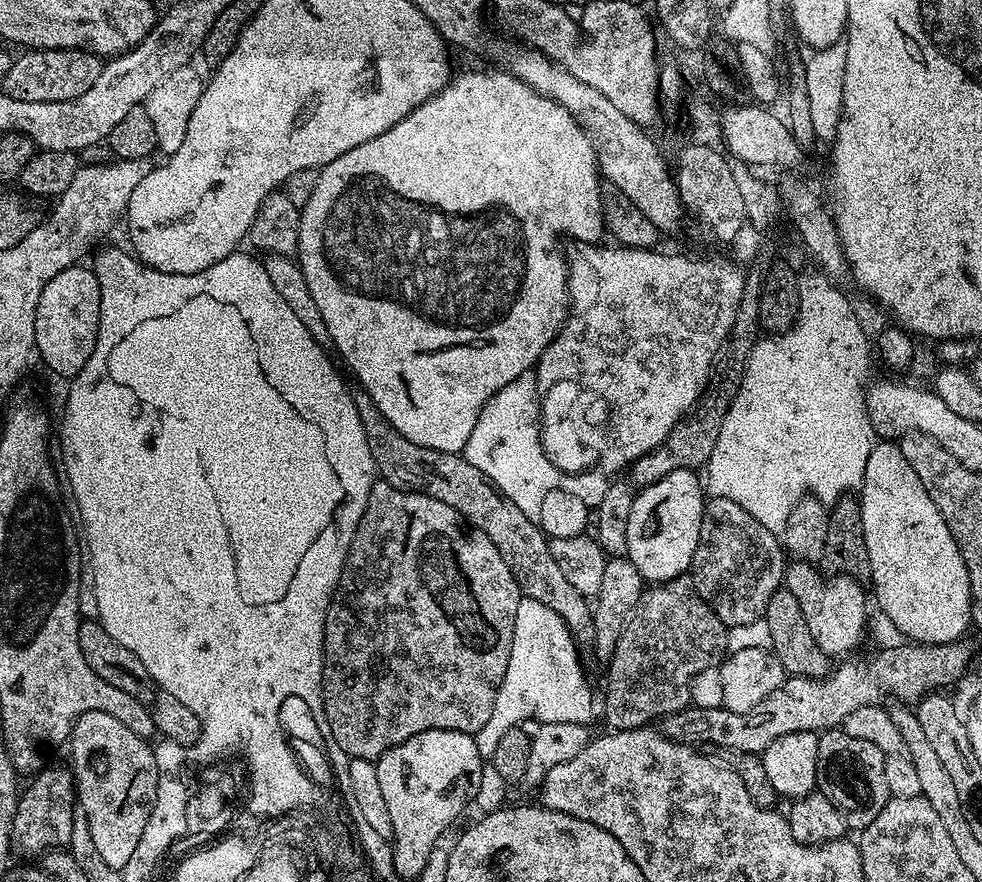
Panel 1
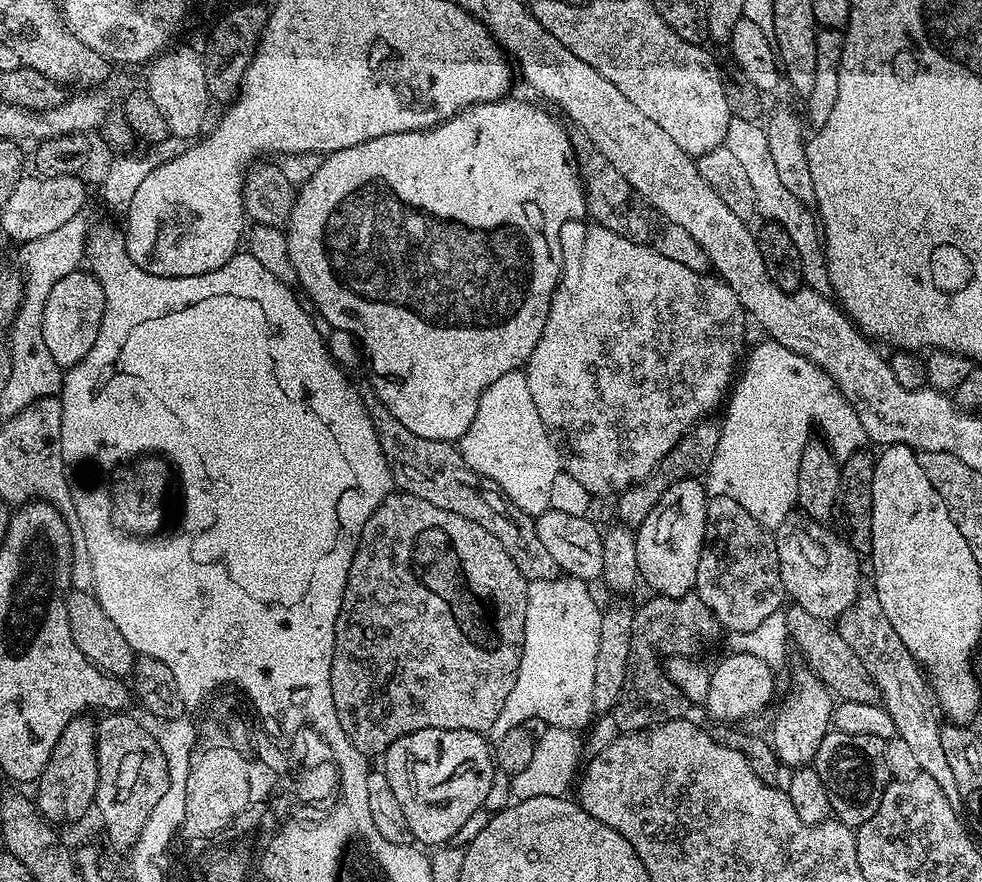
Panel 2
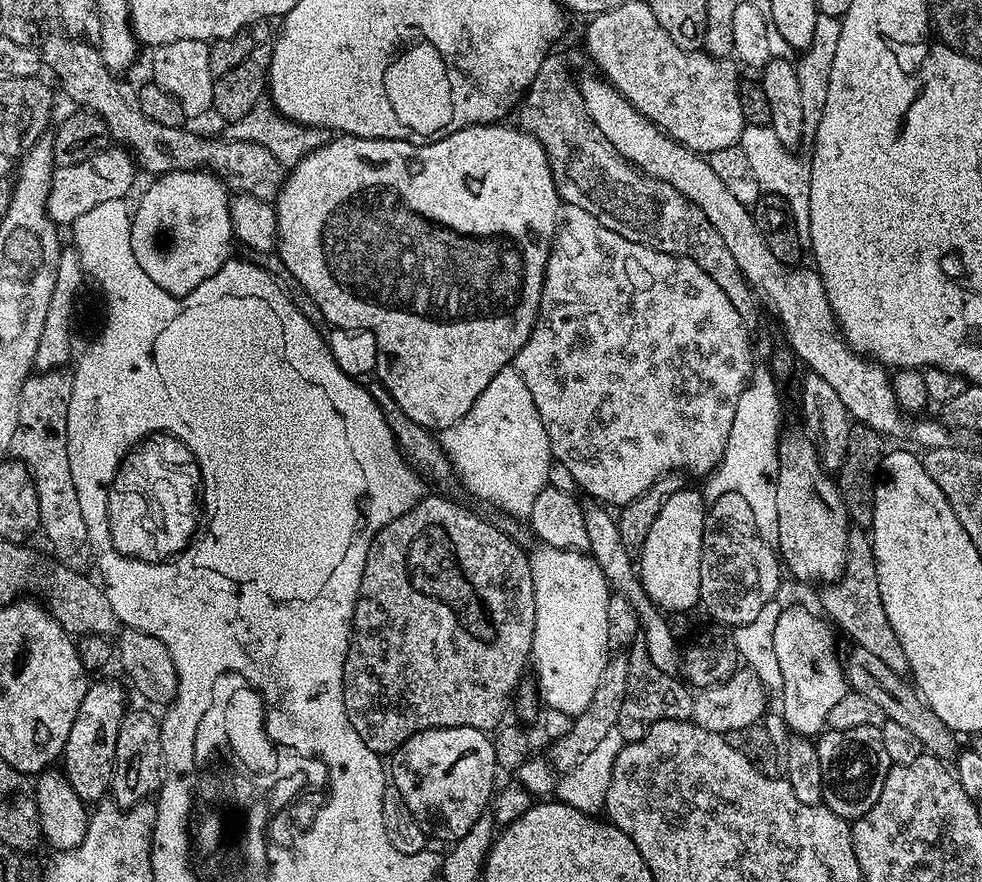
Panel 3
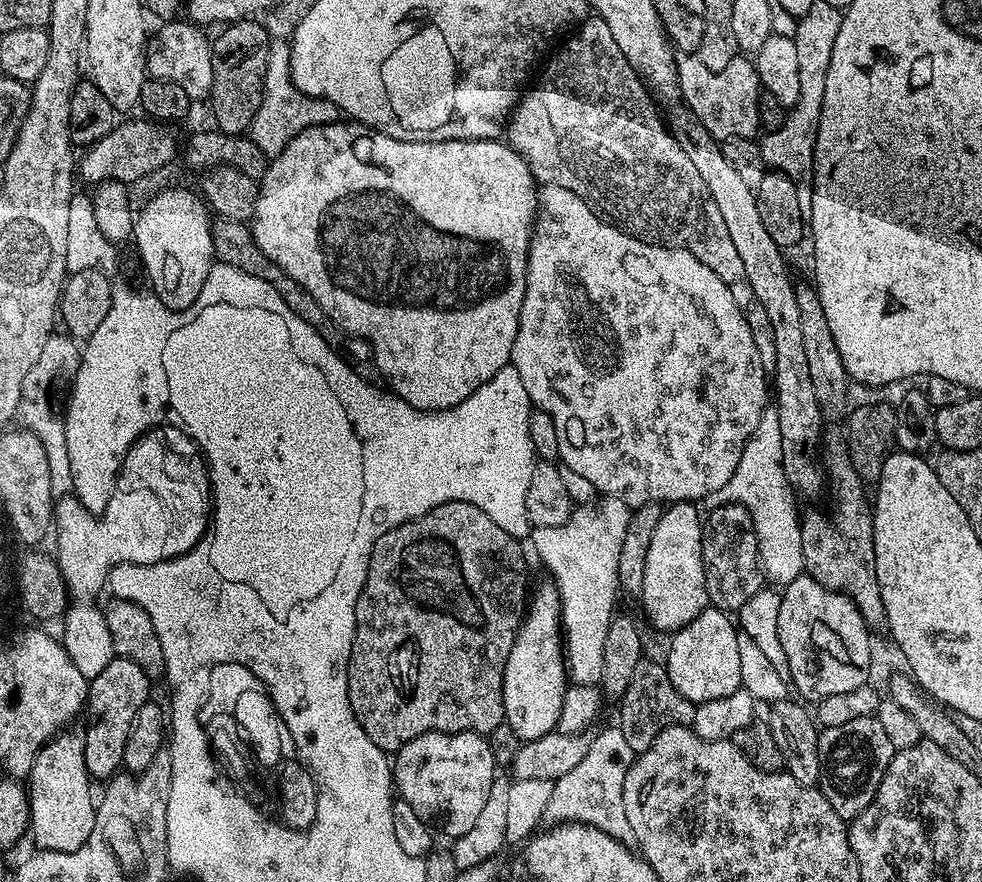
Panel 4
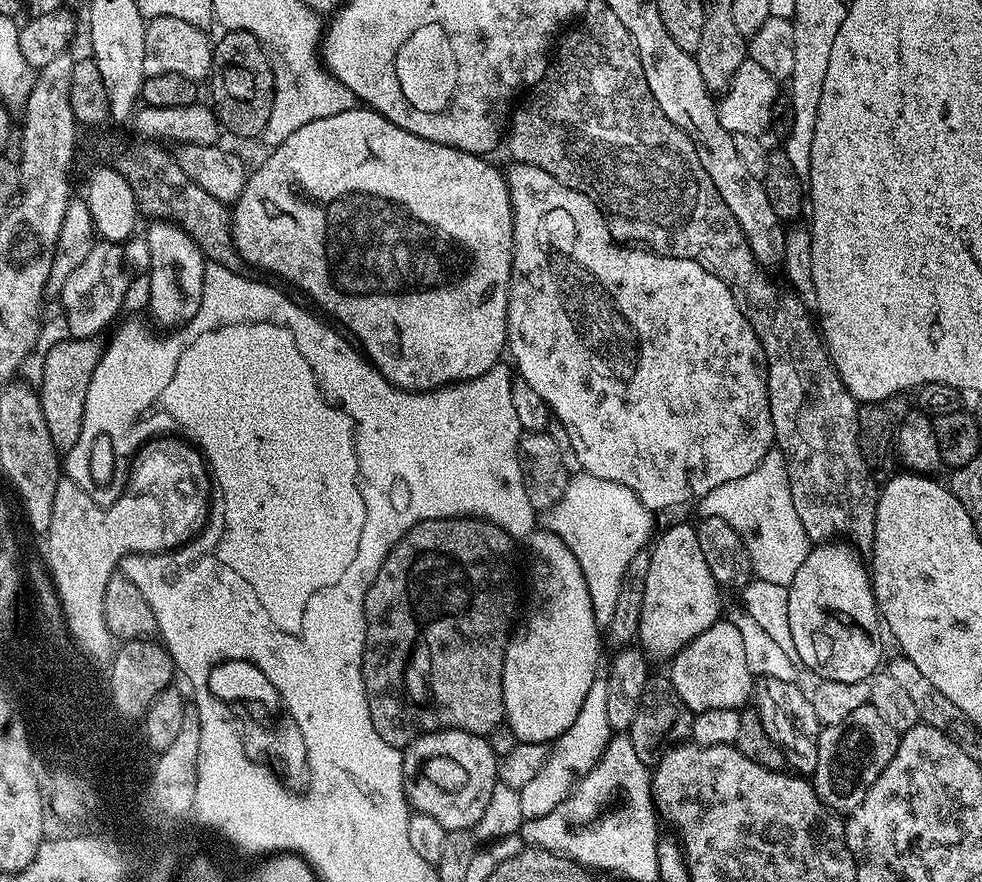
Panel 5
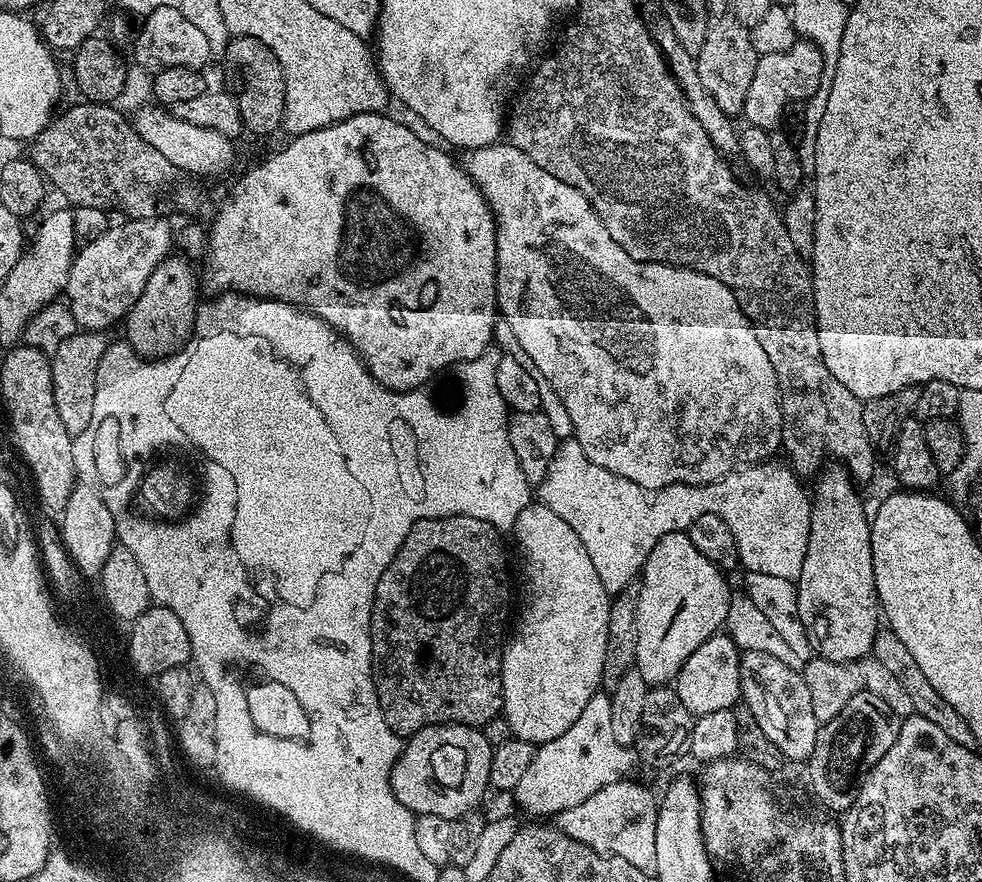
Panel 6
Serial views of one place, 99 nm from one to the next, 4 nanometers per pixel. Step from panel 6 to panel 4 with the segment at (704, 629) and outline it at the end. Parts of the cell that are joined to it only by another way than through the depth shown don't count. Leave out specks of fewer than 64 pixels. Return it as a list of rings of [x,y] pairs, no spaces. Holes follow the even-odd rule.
[[[692,502],[667,505],[662,518],[658,518],[658,526],[654,526],[654,538],[650,538],[650,551],[646,553],[646,574],[642,578],[640,596],[649,622],[665,634],[694,622],[710,604],[710,585],[708,575],[704,573],[702,554],[702,512],[700,516],[696,508],[699,507]]]

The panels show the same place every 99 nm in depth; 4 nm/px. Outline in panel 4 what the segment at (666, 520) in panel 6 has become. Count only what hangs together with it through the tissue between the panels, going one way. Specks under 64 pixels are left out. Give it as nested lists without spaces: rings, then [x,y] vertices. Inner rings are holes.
[[[765,418],[758,422],[758,430],[748,439],[747,446],[744,447],[742,458],[738,462],[738,470],[714,494],[710,494],[706,504],[709,509],[720,507],[721,504],[741,504],[750,514],[752,524],[756,528],[756,539],[758,540],[758,550],[760,551],[760,567],[763,575],[768,576],[773,585],[783,586],[794,582],[794,578],[805,575],[804,555],[802,554],[802,530],[800,529],[802,520],[798,515],[796,517],[796,504],[794,501],[792,487],[788,485],[788,479],[784,473],[784,455],[782,454],[782,434],[778,430],[778,422],[775,418]],[[604,498],[597,506],[580,506],[572,517],[557,528],[532,528],[532,548],[548,567],[560,595],[560,619],[566,649],[566,667],[573,685],[599,685],[602,678],[602,650],[606,650],[606,630],[616,608],[620,592],[618,556],[630,509],[620,500]]]

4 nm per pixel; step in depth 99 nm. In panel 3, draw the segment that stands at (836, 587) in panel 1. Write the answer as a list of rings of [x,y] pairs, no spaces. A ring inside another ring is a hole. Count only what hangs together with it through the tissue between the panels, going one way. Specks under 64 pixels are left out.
[[[792,436],[780,445],[780,469],[776,479],[776,505],[778,506],[778,552],[785,569],[792,571],[796,580],[809,580],[812,584],[827,586],[844,573],[848,553],[850,521],[844,500],[840,497],[837,481],[833,479],[816,455],[816,450],[807,439]]]

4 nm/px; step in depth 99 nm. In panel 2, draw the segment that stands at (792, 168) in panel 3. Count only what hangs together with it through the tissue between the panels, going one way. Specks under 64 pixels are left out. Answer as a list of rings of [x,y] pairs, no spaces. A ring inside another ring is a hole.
[[[734,114],[727,127],[723,147],[730,150],[730,154],[733,154],[745,169],[746,178],[749,179],[754,191],[757,213],[761,217],[766,217],[767,221],[780,225],[790,236],[793,248],[798,250],[804,284],[815,293],[831,299],[833,286],[829,280],[829,270],[825,262],[817,221],[813,213],[806,209],[800,200],[796,200],[786,186],[782,186],[778,170],[774,169],[774,158],[769,154],[767,131],[761,125],[759,127],[752,121],[740,117],[740,114]]]

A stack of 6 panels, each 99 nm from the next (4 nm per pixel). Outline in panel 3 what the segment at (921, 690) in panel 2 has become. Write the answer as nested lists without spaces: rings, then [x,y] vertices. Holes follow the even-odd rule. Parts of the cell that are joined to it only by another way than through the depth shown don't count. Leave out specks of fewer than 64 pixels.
[[[849,531],[844,573],[839,580],[827,585],[821,592],[824,592],[820,596],[820,604],[825,612],[823,615],[841,633],[844,631],[855,647],[870,650],[870,654],[882,658],[882,662],[886,662],[890,670],[901,674],[908,672],[906,654],[902,654],[902,642],[898,642],[898,634],[894,634],[894,626],[890,626],[890,618],[886,618],[882,594],[878,594],[878,570],[872,549],[872,537],[867,531]]]

